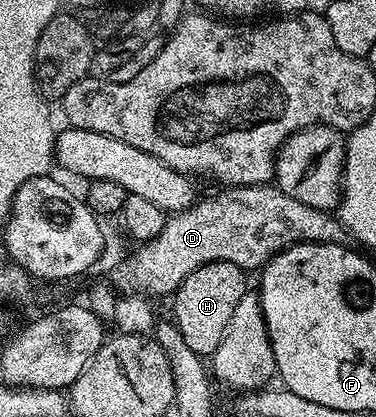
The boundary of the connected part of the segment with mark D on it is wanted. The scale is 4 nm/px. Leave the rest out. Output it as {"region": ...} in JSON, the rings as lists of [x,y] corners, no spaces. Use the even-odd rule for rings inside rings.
{"region":[[[272,183],[229,186],[221,191],[225,192],[217,192],[206,200],[198,199],[192,207],[172,213],[156,238],[138,243],[134,247],[137,249],[126,260],[121,260],[114,266],[112,287],[121,294],[148,294],[150,297],[169,298],[177,291],[183,278],[191,274],[191,270],[199,270],[199,266],[207,262],[231,262],[246,270],[260,270],[268,264],[272,256],[293,244],[342,243],[343,225],[333,212],[315,210],[299,202],[299,198],[283,194],[283,190],[279,190]]]}

